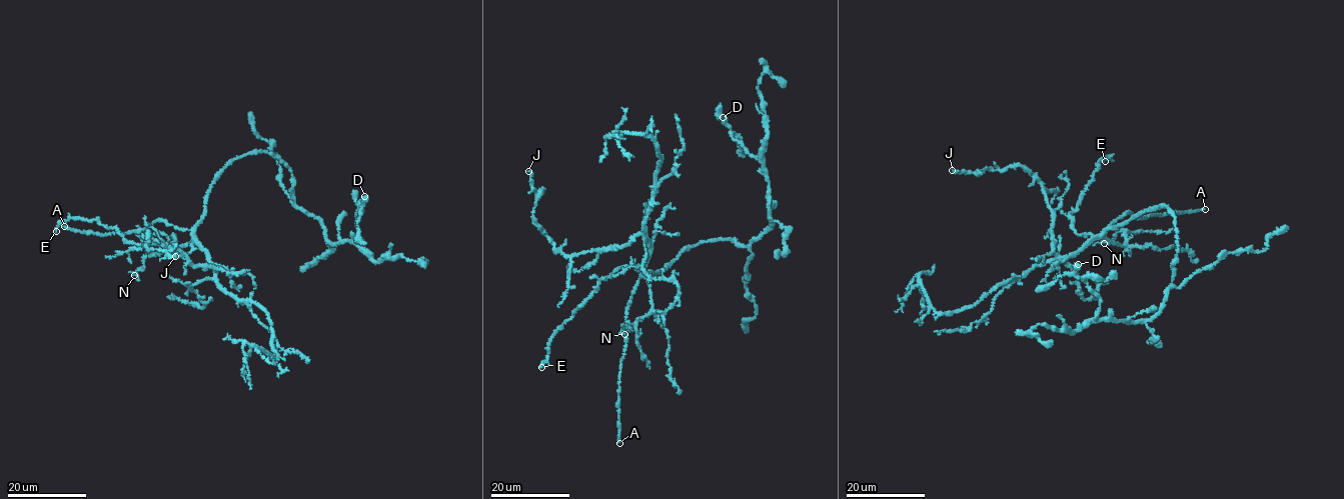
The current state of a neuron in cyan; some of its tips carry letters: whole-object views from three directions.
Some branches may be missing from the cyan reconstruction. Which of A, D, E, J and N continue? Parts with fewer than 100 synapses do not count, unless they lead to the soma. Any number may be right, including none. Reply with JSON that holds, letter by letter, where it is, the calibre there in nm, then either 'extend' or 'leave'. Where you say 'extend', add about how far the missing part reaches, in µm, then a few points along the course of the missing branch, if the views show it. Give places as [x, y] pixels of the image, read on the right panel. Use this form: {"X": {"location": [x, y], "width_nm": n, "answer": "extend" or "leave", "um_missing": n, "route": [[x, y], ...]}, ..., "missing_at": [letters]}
{"A": {"location": [1205, 209], "width_nm": 170, "answer": "extend", "um_missing": 180}, "D": {"location": [1078, 264], "width_nm": 700, "answer": "leave"}, "E": {"location": [1105, 161], "width_nm": 190, "answer": "leave"}, "J": {"location": [952, 170], "width_nm": 130, "answer": "leave"}, "N": {"location": [1104, 243], "width_nm": 120, "answer": "leave"}, "missing_at": ["A"]}

